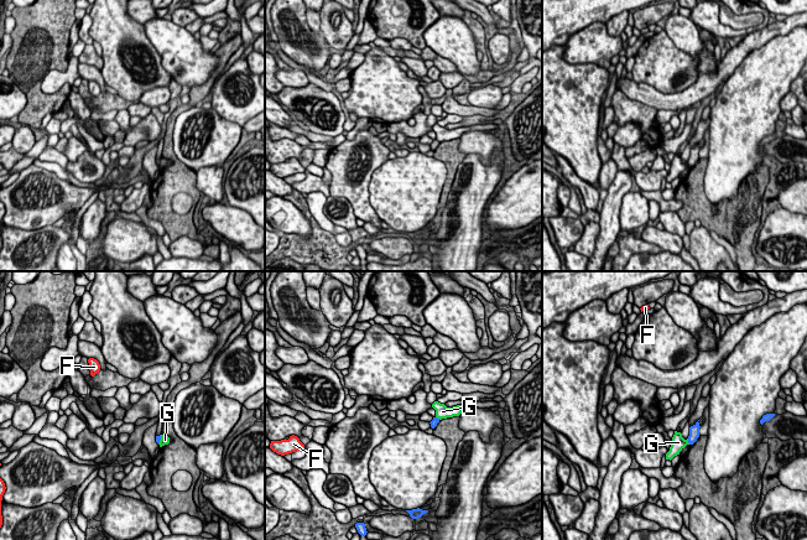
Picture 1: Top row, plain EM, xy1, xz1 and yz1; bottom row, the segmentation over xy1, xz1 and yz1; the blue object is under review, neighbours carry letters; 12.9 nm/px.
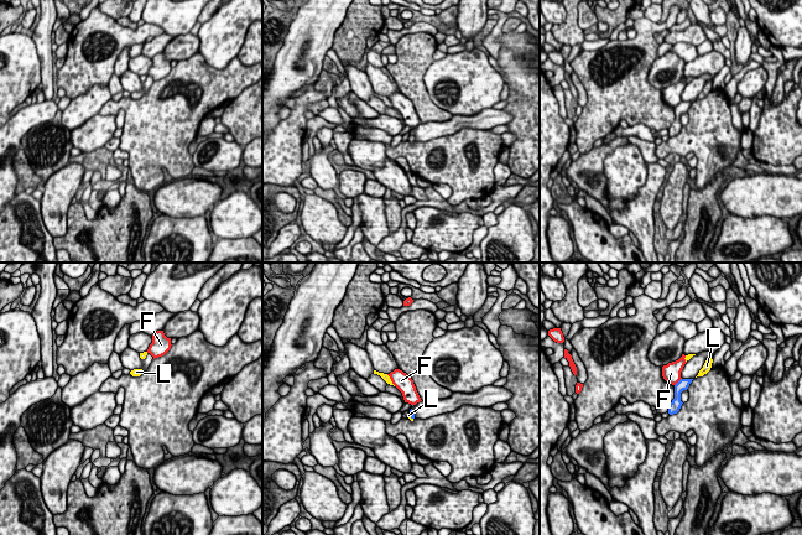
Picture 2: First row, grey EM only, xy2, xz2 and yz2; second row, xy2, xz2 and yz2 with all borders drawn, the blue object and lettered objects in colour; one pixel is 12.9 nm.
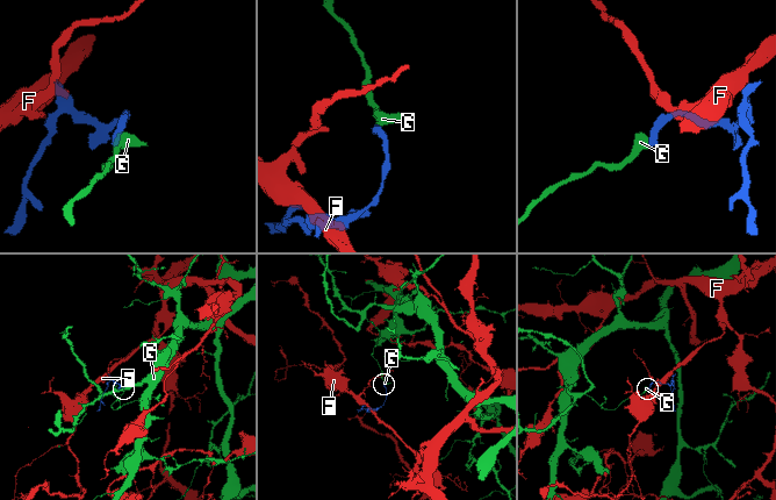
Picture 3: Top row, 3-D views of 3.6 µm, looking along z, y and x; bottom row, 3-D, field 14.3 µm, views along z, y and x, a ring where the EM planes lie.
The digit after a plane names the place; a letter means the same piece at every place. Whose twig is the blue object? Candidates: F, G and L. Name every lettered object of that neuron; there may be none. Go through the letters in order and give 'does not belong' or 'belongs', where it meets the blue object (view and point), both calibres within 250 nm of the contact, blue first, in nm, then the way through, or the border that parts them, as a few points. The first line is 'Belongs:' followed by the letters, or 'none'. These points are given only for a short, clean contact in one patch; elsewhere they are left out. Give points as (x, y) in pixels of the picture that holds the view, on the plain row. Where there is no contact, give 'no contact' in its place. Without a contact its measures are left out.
Belongs: L
F: does not belong | yz2 (678, 104) | 140/240 nm | along yz2 (681, 100), (675, 108)
G: does not belong | yz1 (688, 164) | 130/180 nm | along yz1 (687, 161), (690, 166)
L: belongs | xz2 (411, 140) | 60/30 nm | across xz2 (411, 134), (411, 140), (409, 138)

